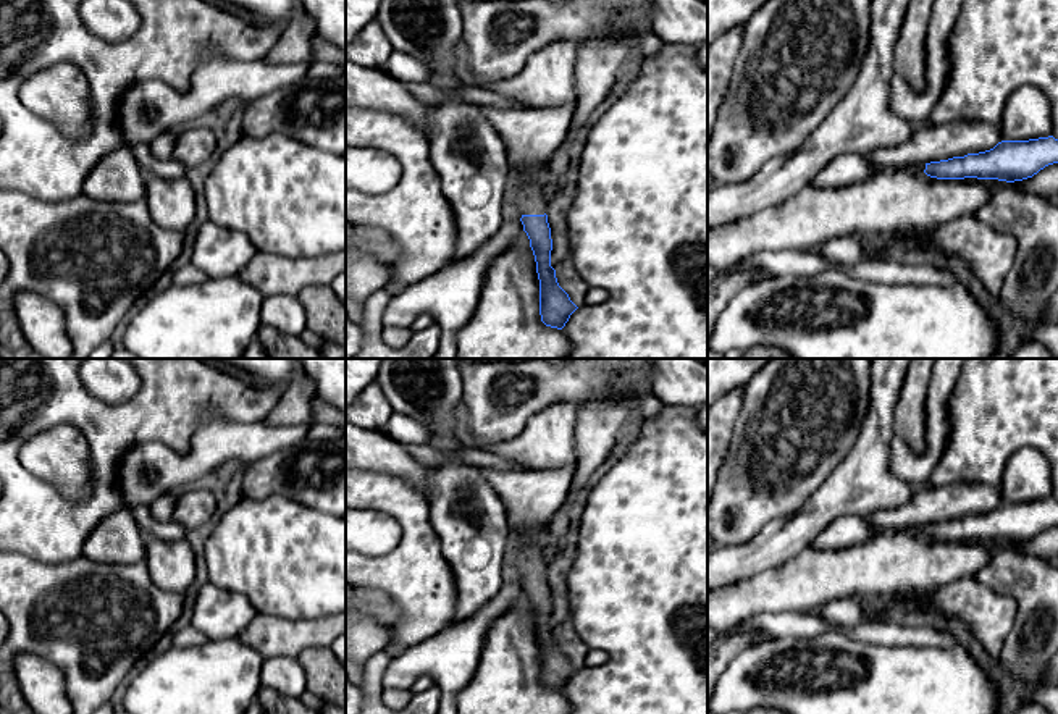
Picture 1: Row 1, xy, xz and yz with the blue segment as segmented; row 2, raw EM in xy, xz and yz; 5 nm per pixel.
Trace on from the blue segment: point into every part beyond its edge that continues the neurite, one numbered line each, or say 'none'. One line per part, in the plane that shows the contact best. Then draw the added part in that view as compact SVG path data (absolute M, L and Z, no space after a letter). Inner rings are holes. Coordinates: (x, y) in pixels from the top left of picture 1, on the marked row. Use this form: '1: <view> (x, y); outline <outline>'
1: xz (530, 136); outline M575 97L564 105L549 108L481 107L481 111L502 139L510 168L522 173L519 183L509 181L506 207L514 205L522 215L546 213L548 202L541 195L536 173L565 142L575 107Z

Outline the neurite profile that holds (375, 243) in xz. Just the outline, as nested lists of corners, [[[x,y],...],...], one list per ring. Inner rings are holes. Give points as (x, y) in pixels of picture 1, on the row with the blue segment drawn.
[[[352,223],[347,226],[351,236],[346,242],[346,254],[365,254],[389,275],[402,254],[397,242],[381,228]]]

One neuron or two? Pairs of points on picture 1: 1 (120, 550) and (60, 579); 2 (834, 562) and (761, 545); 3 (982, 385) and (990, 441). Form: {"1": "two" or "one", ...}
{"1": "two", "2": "two", "3": "one"}

